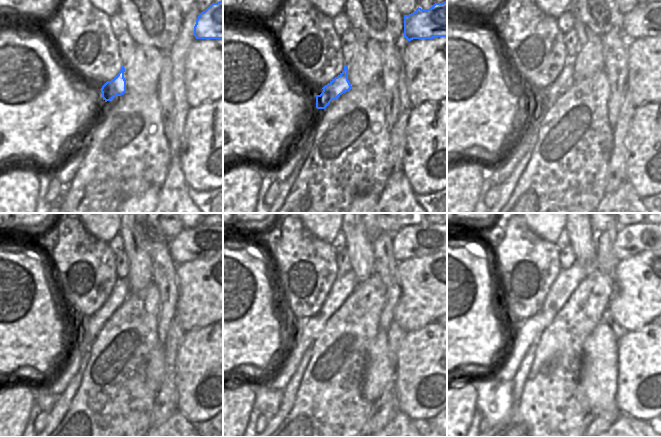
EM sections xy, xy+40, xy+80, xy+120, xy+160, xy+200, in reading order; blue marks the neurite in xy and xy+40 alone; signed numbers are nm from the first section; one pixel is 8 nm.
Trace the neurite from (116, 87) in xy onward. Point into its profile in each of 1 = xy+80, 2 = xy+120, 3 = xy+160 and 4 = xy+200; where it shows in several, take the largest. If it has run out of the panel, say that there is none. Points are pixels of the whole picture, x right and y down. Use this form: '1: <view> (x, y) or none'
1: xy+80 (564, 81)
2: xy+120 (119, 293)
3: xy+160 (344, 285)
4: xy+200 (567, 281)

